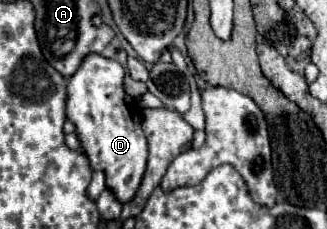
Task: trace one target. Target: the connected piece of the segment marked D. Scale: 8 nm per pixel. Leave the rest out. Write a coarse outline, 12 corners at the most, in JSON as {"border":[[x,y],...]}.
{"border":[[89,53],[67,119],[121,203],[147,165],[119,61]]}

